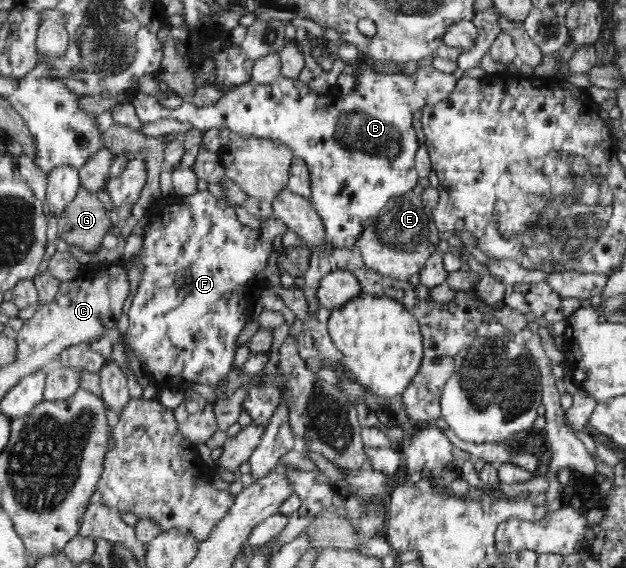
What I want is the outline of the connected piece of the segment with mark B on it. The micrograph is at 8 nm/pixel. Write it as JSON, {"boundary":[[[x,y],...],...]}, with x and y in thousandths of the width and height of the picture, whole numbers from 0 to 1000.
{"boundary":[[[577,100],[569,113],[572,116],[570,121],[573,123],[573,130],[569,132],[569,153],[565,160],[551,169],[545,167],[537,176],[521,174],[518,169],[513,169],[503,158],[497,157],[494,148],[484,146],[476,137],[462,139],[454,134],[449,134],[442,143],[438,143],[430,150],[417,150],[401,141],[396,148],[387,150],[379,157],[366,158],[364,162],[358,160],[355,171],[351,171],[347,181],[326,190],[316,190],[304,180],[297,181],[291,178],[291,183],[286,188],[281,188],[281,192],[272,192],[273,188],[270,187],[256,185],[251,178],[252,171],[243,171],[243,167],[227,164],[222,165],[219,180],[225,208],[225,222],[238,220],[240,217],[251,217],[257,211],[278,210],[284,213],[304,213],[312,222],[313,229],[319,229],[326,234],[335,227],[361,224],[363,227],[367,227],[371,234],[393,236],[396,239],[404,239],[406,243],[428,243],[460,254],[460,257],[466,261],[470,273],[482,278],[489,285],[492,299],[495,299],[500,342],[497,359],[502,363],[505,373],[511,377],[521,412],[526,414],[534,435],[569,442],[572,440],[572,424],[575,424],[575,421],[578,421],[578,414],[581,414],[583,394],[599,379],[607,377],[613,364],[623,357],[623,352],[629,352],[629,347],[647,345],[649,342],[658,338],[658,333],[669,324],[668,317],[671,312],[668,312],[668,301],[665,301],[665,290],[661,287],[665,287],[665,268],[673,254],[668,250],[668,243],[665,243],[666,234],[660,225],[661,197],[674,194],[674,188],[693,187],[695,183],[703,181],[706,174],[712,174],[712,171],[725,160],[727,151],[730,150],[728,136],[725,136],[725,132],[717,129],[717,125],[711,129],[698,125],[690,114],[677,120],[668,118],[661,132],[652,132],[645,129],[601,129],[601,125],[597,125],[597,118],[594,116],[594,109],[588,107],[586,102]]]}

